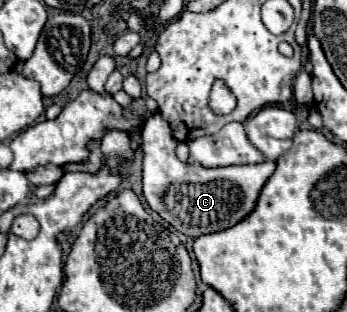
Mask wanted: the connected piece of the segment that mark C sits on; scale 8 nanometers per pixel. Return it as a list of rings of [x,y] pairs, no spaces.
[[[158,113],[142,125],[142,151],[144,151],[144,199],[164,221],[176,231],[198,237],[214,231],[228,229],[242,221],[256,205],[258,193],[266,179],[274,173],[274,163],[264,161],[256,165],[216,167],[206,169],[198,163],[182,163],[174,149],[178,141],[172,137],[170,127]]]

